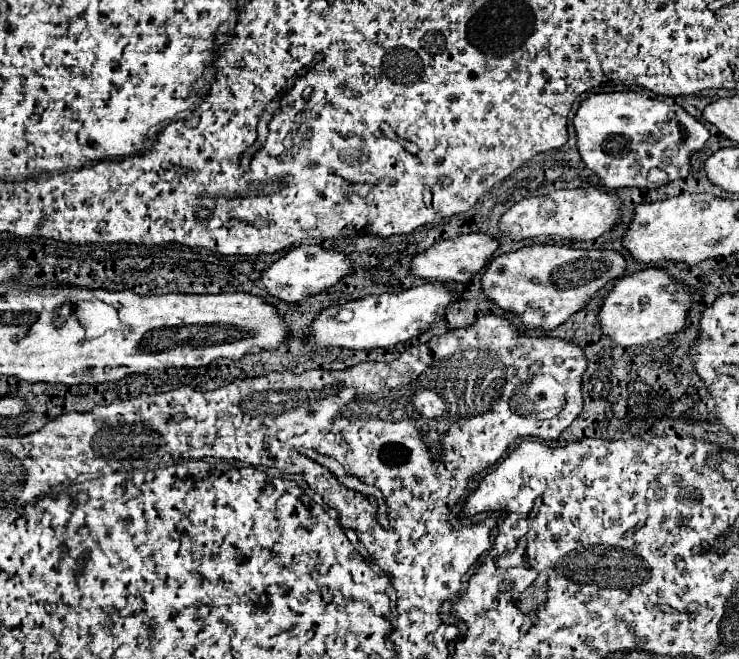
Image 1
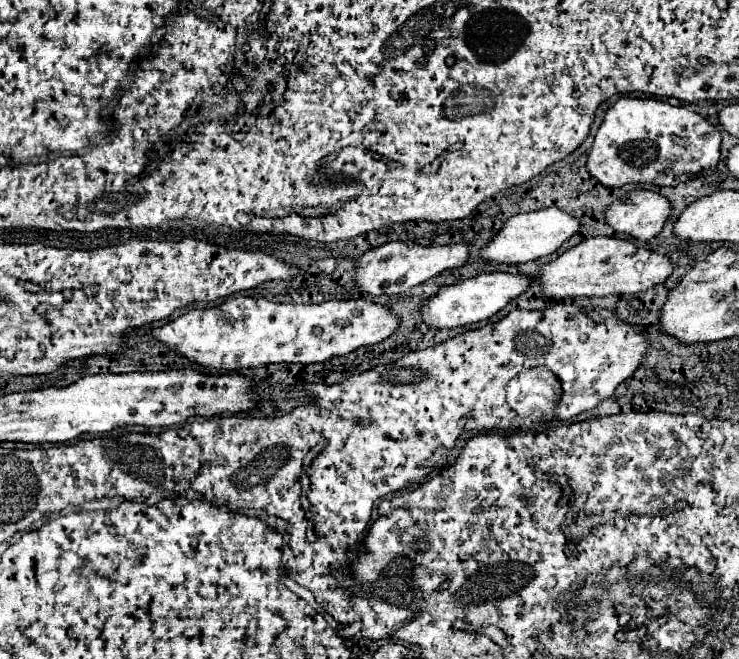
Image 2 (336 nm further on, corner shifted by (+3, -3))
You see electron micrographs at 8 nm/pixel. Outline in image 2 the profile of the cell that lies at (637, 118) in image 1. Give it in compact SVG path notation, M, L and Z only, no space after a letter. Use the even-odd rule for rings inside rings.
M620 97L604 113L586 167L604 187L622 187L626 183L654 183L664 187L686 183L702 171L706 171L706 175L714 173L718 159L720 131L702 115L660 99Z

